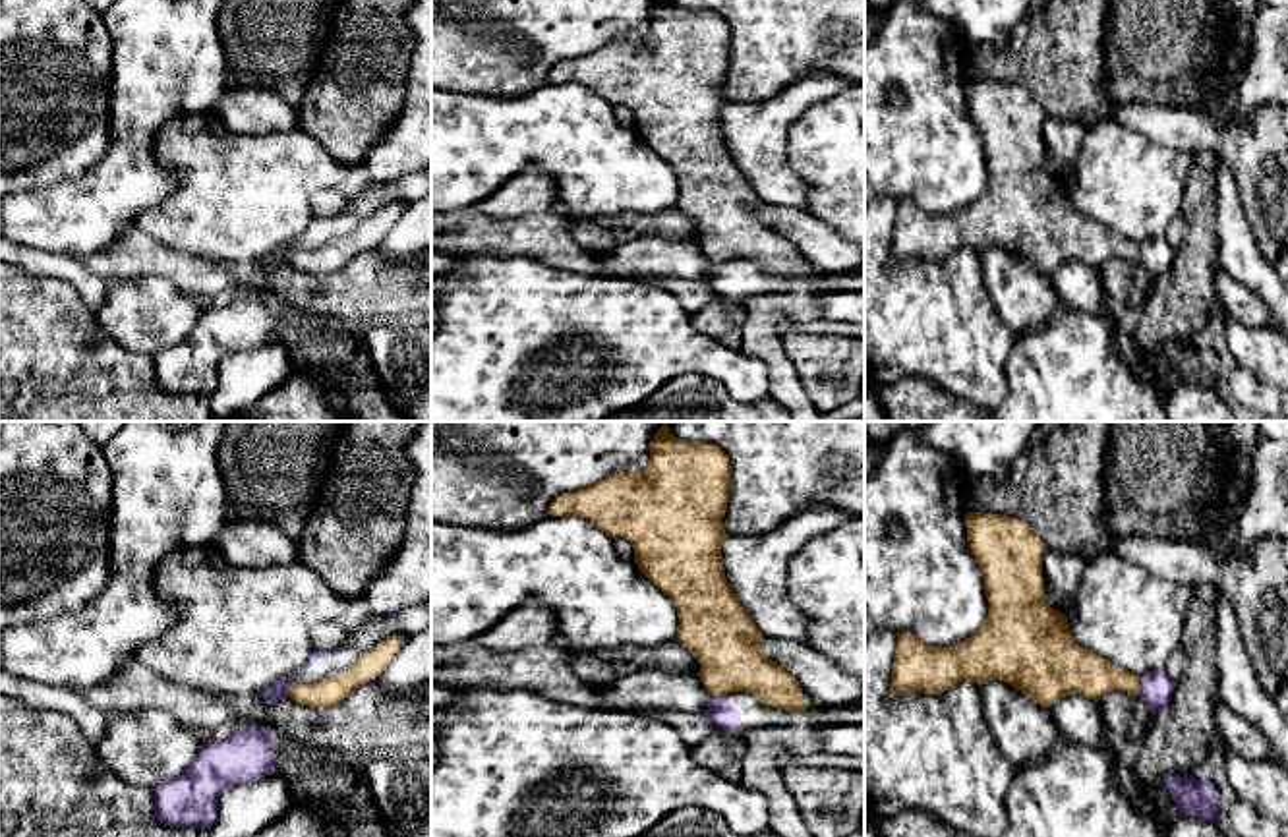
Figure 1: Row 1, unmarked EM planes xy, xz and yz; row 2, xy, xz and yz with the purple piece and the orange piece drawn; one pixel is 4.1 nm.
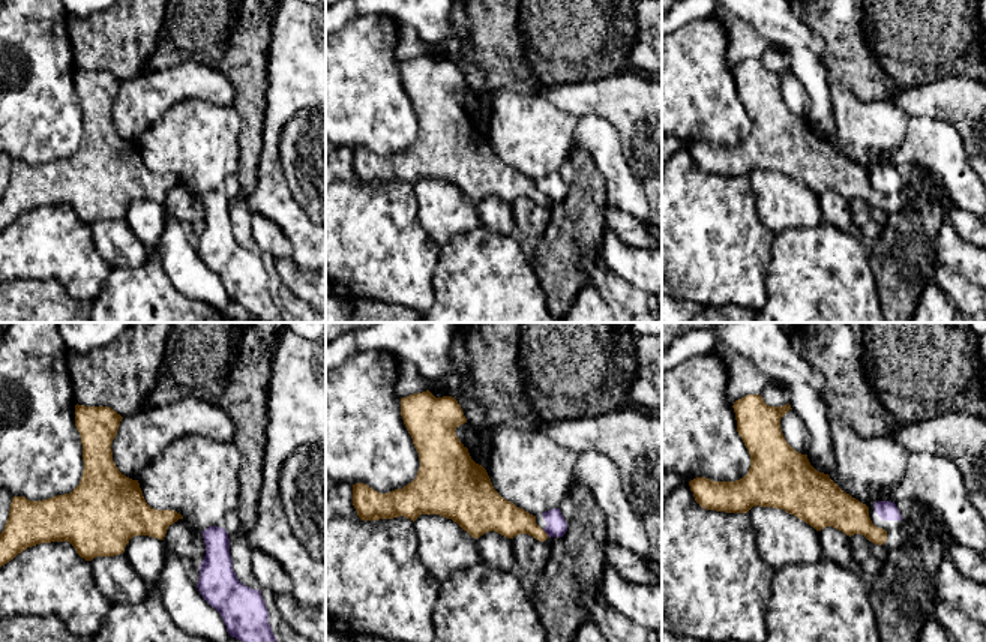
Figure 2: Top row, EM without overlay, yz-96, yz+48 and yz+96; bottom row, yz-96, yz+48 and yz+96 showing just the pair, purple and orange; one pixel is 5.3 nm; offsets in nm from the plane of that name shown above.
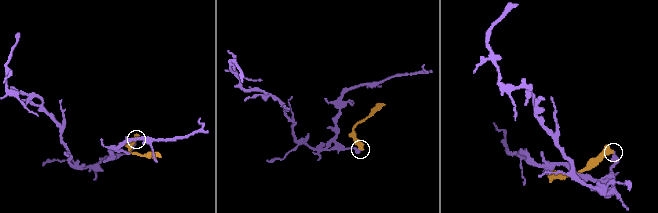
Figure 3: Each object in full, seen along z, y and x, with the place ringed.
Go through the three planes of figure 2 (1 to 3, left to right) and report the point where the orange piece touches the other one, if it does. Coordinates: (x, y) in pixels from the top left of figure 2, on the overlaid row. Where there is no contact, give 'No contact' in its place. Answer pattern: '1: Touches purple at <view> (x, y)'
1: No contact
2: Touches purple at yz+48 (545, 531)
3: No contact

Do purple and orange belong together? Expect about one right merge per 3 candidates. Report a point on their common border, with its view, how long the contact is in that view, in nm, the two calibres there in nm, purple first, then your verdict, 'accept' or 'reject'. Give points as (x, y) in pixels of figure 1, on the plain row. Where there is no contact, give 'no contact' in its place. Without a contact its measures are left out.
meets purple in yz at (1140, 254); contact 80 nm long; 140 nm thick on the purple side, 180 nm on the other; reject

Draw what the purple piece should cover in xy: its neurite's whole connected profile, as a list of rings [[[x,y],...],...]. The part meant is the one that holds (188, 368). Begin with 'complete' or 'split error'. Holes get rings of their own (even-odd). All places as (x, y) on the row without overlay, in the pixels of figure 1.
complete; [[[265,294],[207,307],[191,332],[155,354],[155,385],[170,394],[209,396],[224,356],[275,340],[275,305]]]

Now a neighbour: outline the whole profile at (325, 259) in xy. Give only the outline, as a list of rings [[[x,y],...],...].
[[[393,201],[358,226],[348,238],[337,244],[323,245],[313,251],[294,251],[288,263],[302,273],[329,274],[348,265],[356,255],[373,247],[393,228],[395,220],[402,215],[404,203]]]

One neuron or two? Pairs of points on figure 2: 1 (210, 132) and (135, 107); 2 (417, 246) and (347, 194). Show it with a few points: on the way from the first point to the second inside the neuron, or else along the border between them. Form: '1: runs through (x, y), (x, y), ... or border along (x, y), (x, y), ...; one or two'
1: border along (191, 98), (174, 102), (141, 135), (138, 143); two
2: runs through (399, 246), (365, 212); one

